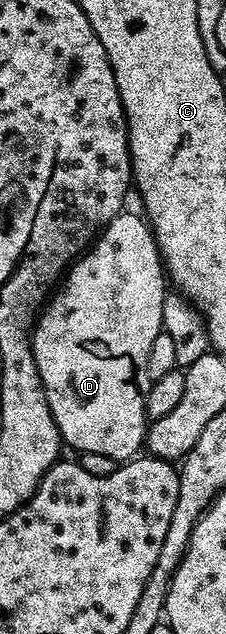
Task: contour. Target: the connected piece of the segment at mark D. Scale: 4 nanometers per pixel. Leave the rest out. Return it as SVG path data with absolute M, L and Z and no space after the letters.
M124 210L114 216L86 253L67 269L31 333L31 352L62 443L76 448L76 453L105 454L117 462L132 459L145 444L149 421L143 410L145 392L139 389L139 376L141 380L153 338L163 331L163 301L169 295L169 280L155 235L136 212Z

